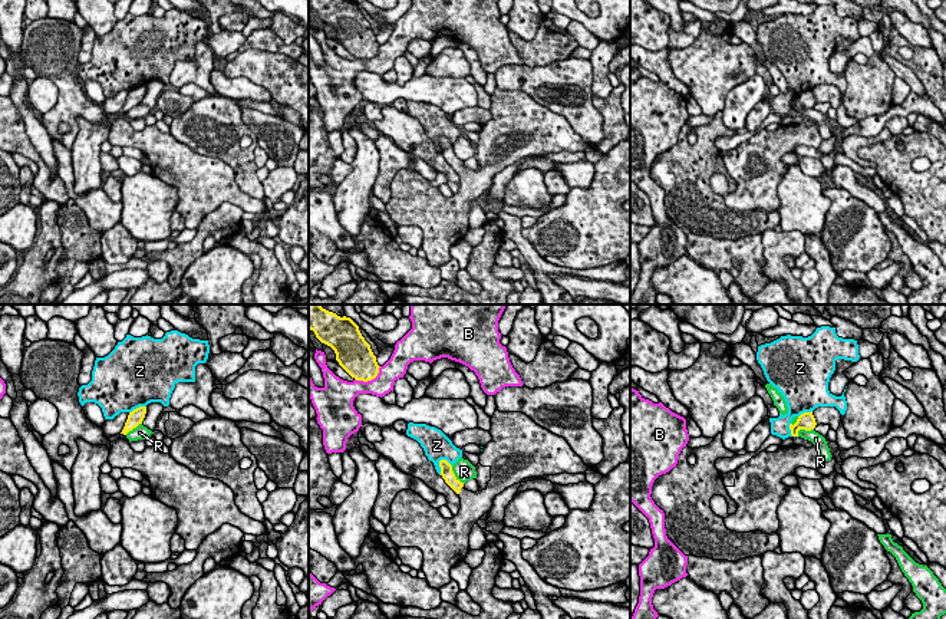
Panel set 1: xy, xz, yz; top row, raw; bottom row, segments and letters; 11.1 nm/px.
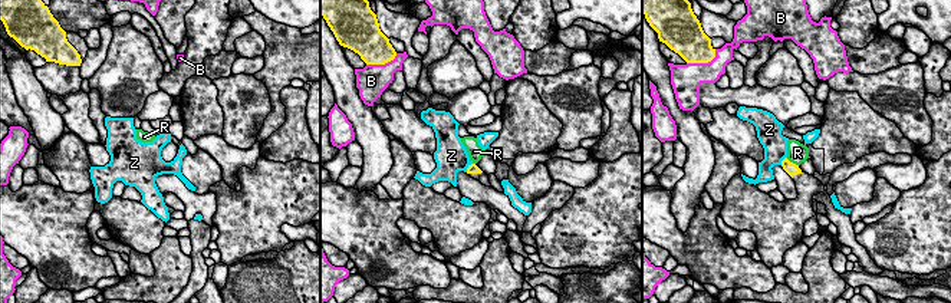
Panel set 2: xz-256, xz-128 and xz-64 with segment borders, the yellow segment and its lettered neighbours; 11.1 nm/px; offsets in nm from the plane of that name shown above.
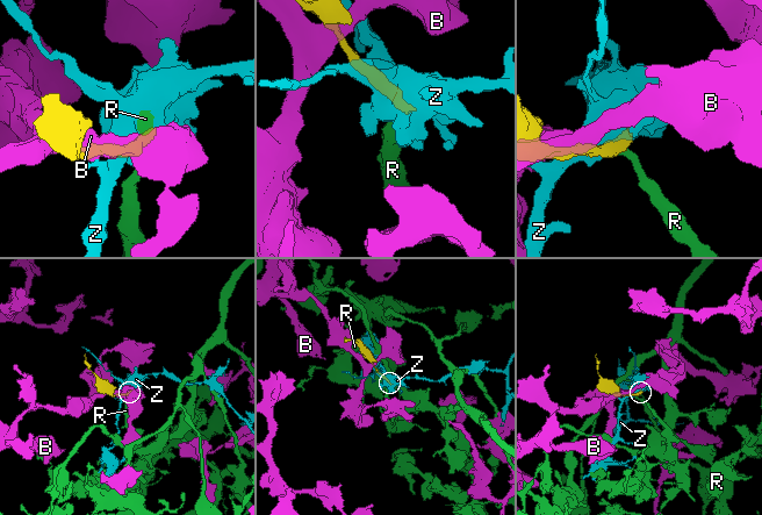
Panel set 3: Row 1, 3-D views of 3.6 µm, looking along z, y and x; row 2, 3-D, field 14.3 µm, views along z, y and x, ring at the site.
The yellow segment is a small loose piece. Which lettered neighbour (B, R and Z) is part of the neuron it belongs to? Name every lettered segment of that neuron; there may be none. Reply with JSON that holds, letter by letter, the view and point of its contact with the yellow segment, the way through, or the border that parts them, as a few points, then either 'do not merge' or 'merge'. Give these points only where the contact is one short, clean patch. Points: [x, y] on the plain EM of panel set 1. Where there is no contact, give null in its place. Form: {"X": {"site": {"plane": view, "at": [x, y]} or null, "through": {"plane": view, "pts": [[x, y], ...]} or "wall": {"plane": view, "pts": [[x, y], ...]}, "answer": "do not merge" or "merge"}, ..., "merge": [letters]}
{"B": {"site": {"plane": "xz", "at": [369, 58]}, "answer": "do not merge"}, "R": {"site": {"plane": "xz", "at": [454, 154]}, "wall": {"plane": "xz", "pts": [[451, 144], [451, 148], [464, 161]]}, "answer": "do not merge"}, "Z": {"site": {"plane": "xz", "at": [439, 144]}, "answer": "do not merge"}, "merge": []}

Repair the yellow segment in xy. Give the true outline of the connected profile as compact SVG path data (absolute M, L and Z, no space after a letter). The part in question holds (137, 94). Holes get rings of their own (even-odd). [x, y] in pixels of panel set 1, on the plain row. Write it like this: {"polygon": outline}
{"polygon": "M139 85L134 88L132 90L129 90L128 98L121 112L126 113L129 109L132 109L139 102L142 102L145 92L146 92L146 85Z"}

